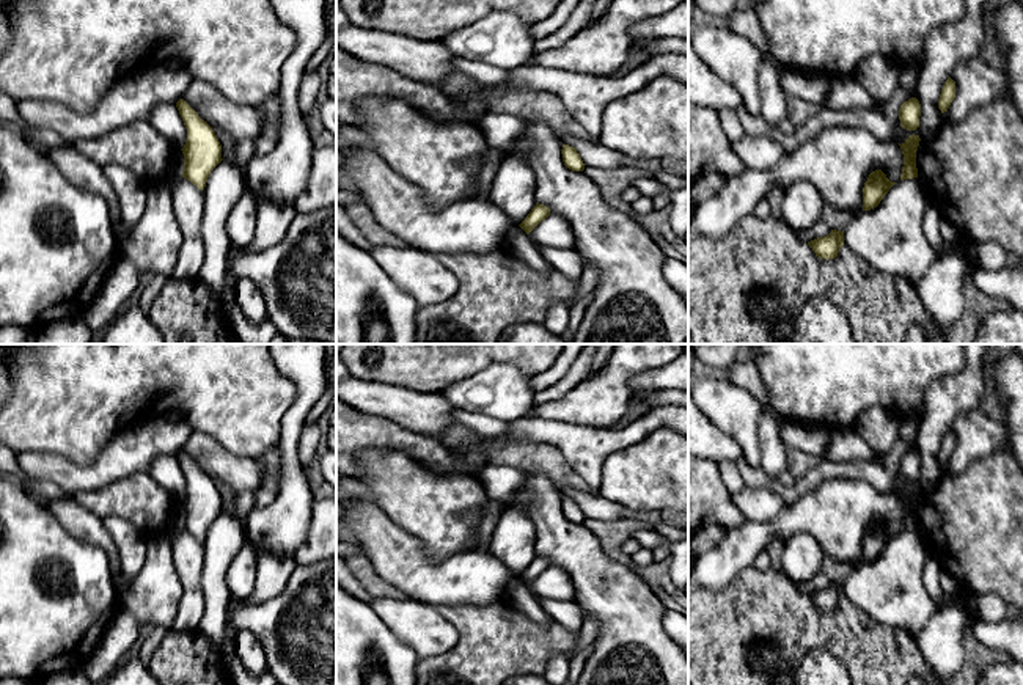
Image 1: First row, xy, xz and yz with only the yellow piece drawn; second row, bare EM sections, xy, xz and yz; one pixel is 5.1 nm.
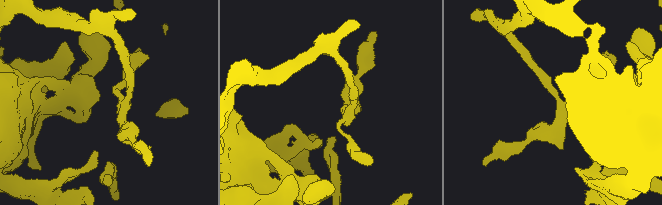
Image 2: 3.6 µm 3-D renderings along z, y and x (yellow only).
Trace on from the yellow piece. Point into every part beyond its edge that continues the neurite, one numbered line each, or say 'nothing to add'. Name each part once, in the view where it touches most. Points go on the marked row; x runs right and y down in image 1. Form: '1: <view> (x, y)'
nothing to add

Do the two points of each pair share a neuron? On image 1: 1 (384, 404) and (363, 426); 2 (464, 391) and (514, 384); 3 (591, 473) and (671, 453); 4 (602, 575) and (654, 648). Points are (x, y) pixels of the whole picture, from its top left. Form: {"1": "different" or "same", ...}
{"1": "different", "2": "same", "3": "different", "4": "same"}

